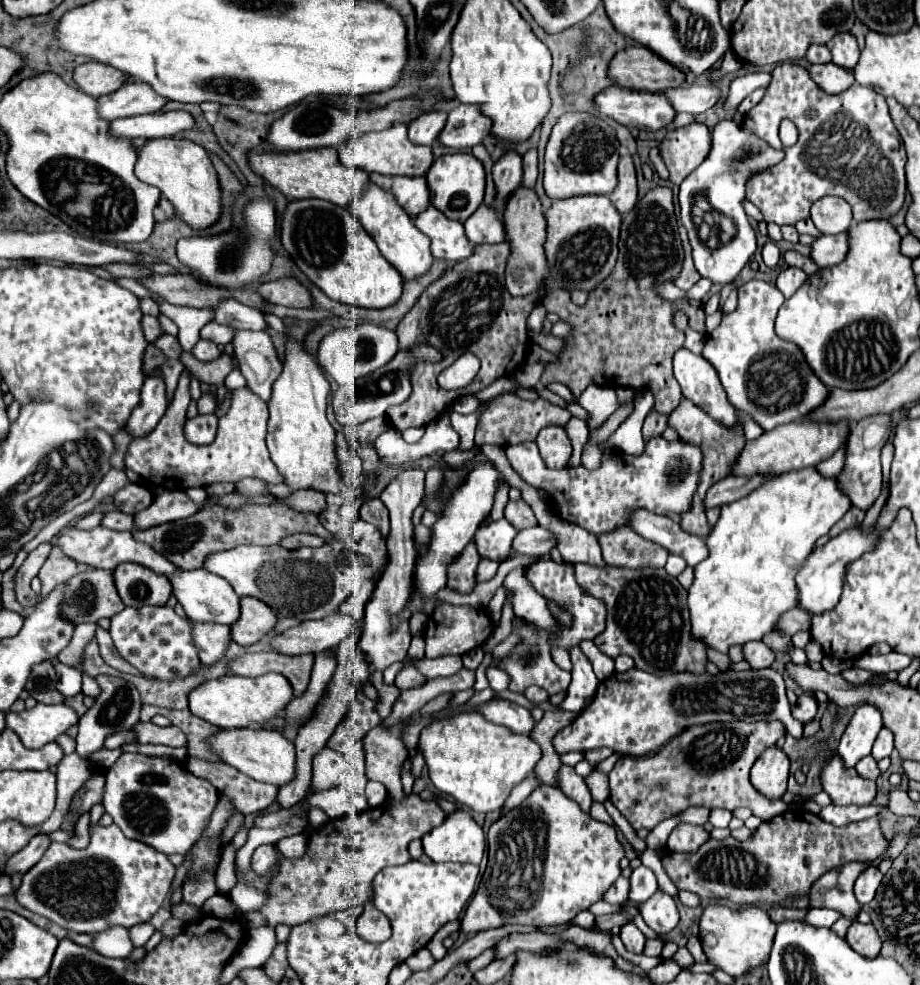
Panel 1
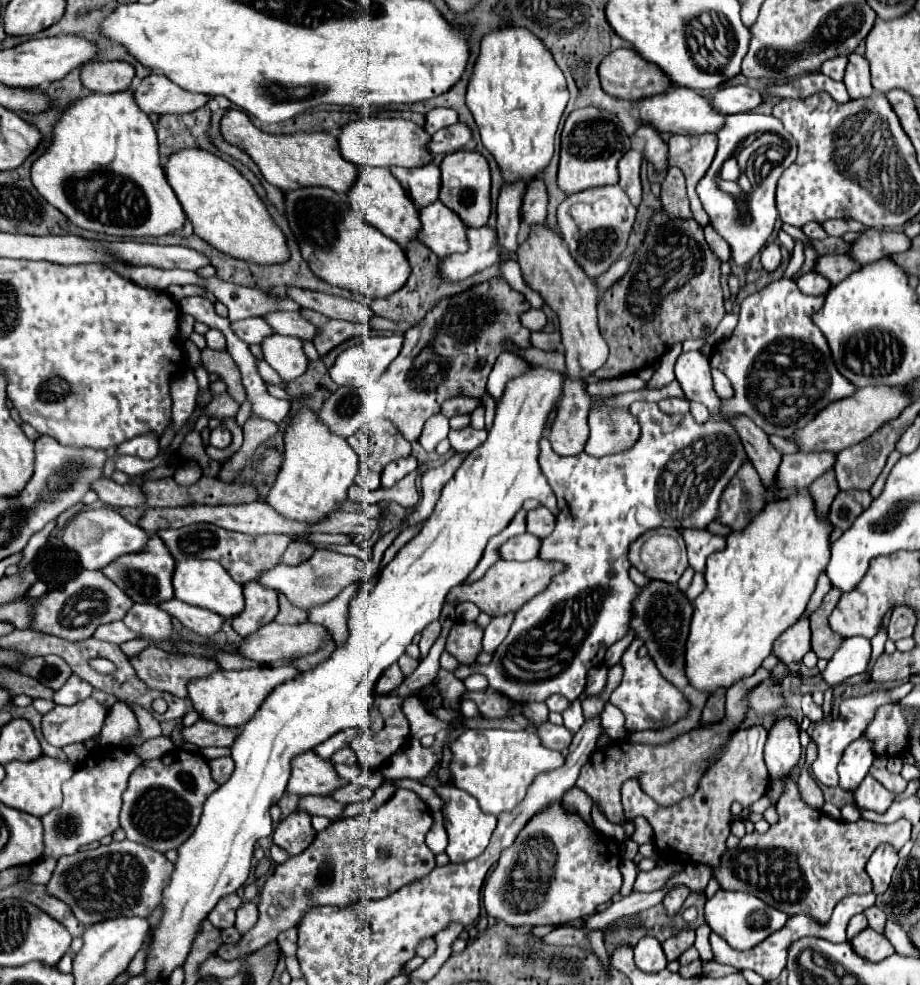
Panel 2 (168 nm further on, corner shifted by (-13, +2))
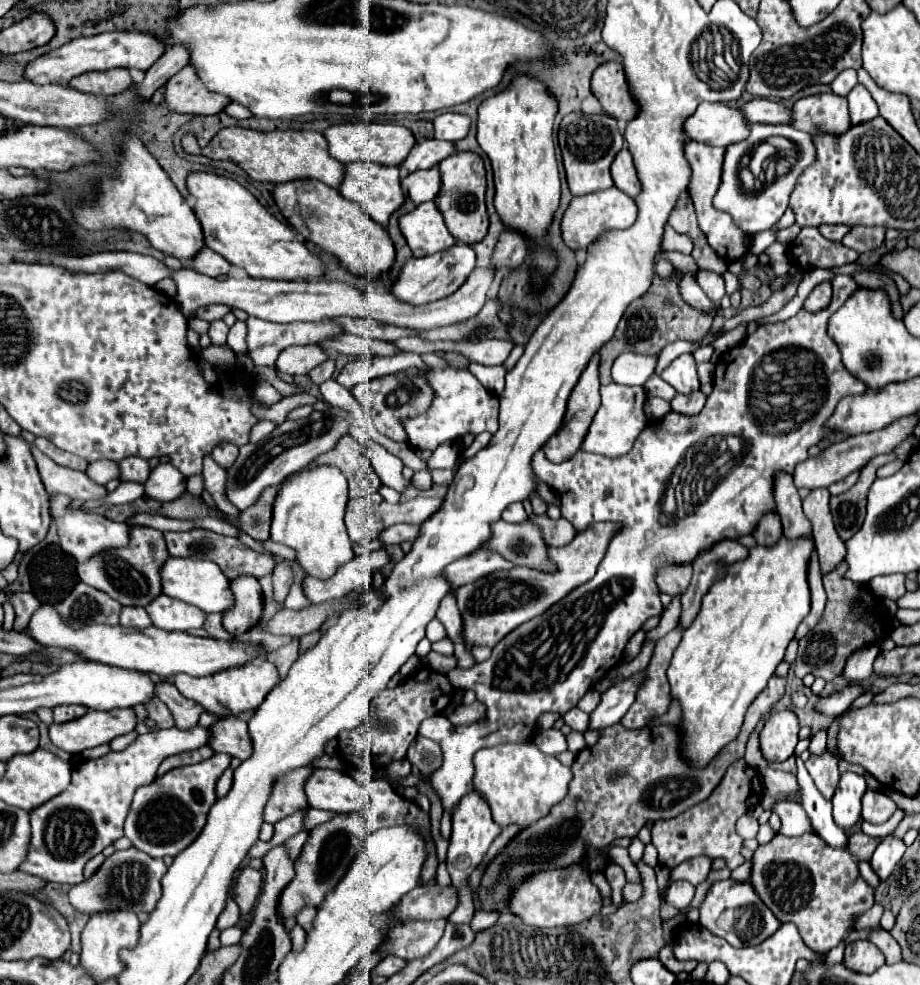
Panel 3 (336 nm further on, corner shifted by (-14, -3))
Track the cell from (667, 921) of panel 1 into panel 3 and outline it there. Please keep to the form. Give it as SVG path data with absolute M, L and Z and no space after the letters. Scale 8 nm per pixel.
M676 882L666 892L666 902L674 908L686 908L694 896L694 886L688 882Z

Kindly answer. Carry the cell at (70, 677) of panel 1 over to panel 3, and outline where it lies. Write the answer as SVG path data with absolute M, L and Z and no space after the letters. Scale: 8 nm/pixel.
M76 704L76 706L56 706L54 708L54 722L56 724L60 724L60 722L68 722L68 720L74 720L74 718L78 718L78 716L84 716L88 710L84 708L84 706L80 706L80 704Z

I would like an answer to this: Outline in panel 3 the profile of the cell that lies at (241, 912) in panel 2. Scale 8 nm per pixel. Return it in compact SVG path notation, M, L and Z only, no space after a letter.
M248 866L236 878L234 900L240 906L240 926L242 928L248 926L248 918L250 918L250 912L256 904L260 888L262 888L262 872L260 870L254 870Z

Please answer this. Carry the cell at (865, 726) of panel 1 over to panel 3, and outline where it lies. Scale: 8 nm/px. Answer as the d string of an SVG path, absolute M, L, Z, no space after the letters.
M842 772L836 794L832 798L834 804L834 820L840 828L848 830L852 824L860 820L860 800L866 792L866 782L862 774Z

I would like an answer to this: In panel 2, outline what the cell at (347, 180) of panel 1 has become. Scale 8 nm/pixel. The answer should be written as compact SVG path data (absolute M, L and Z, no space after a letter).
M231 109L221 119L221 135L227 143L245 151L255 161L255 165L261 169L261 175L271 185L283 191L319 185L319 187L329 187L337 193L347 193L357 179L359 169L341 157L337 139L325 131L269 135L269 133L259 131L243 111Z

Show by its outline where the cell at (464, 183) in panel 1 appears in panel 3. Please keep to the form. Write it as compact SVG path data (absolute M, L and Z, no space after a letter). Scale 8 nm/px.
M456 152L440 162L440 174L442 174L442 188L434 202L444 216L448 230L458 242L464 244L480 242L488 232L488 212L484 202L486 170L482 158L474 152Z

